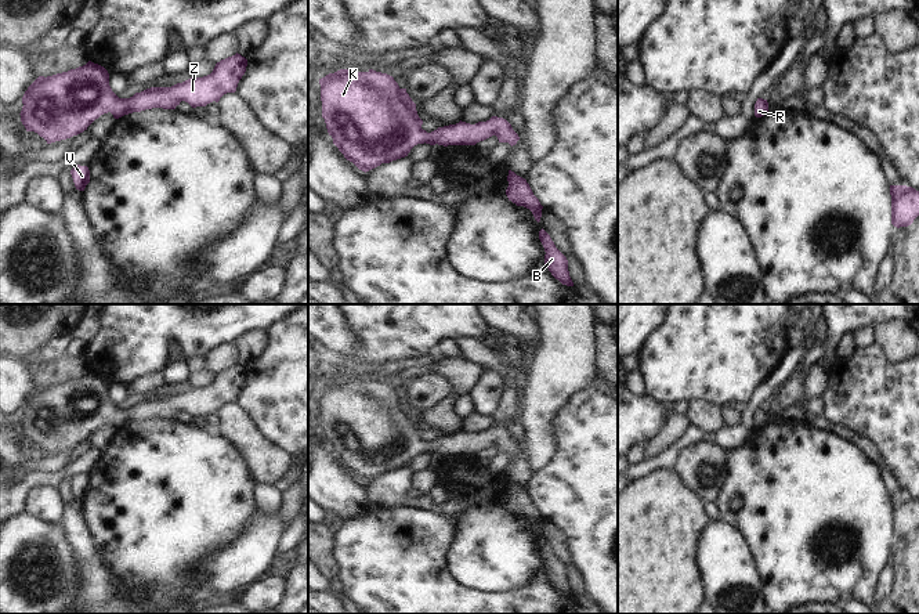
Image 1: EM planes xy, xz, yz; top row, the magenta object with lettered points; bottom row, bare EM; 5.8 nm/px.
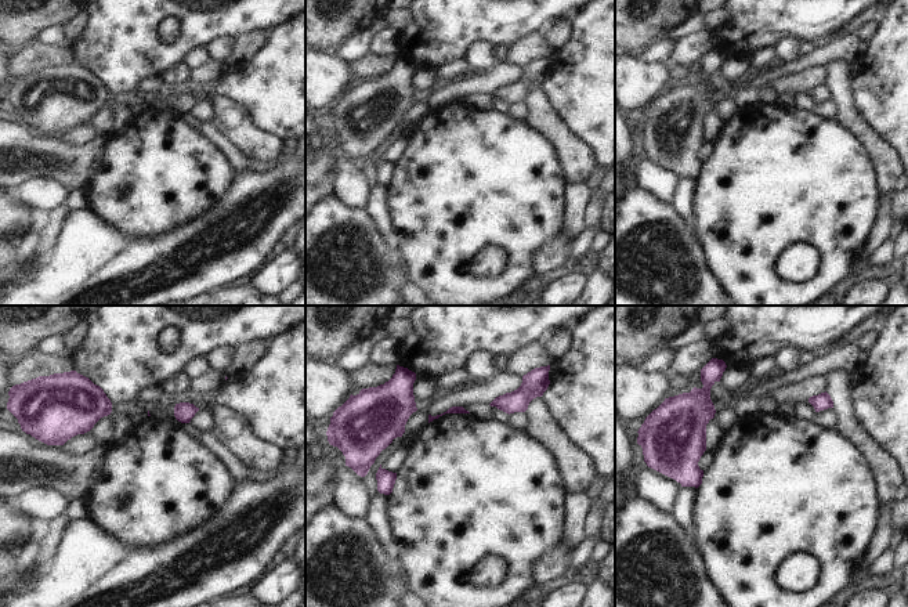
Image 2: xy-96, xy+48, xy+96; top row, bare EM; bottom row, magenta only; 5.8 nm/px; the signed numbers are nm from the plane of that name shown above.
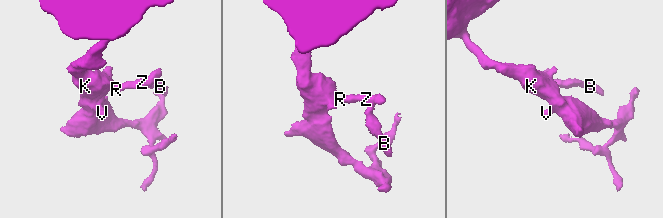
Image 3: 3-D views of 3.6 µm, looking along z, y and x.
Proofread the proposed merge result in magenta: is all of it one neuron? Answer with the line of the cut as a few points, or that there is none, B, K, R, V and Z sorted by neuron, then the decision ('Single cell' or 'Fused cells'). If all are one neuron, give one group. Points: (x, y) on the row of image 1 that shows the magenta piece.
No split. Groups: B K R V Z. Single cell.

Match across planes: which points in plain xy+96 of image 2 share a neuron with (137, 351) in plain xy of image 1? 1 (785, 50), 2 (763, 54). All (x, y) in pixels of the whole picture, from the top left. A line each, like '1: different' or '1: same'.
1: different
2: different

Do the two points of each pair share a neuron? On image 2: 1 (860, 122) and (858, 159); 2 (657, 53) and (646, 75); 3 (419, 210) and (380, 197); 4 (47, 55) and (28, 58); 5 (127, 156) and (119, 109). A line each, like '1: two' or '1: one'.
1: two
2: two
3: two
4: one
5: two

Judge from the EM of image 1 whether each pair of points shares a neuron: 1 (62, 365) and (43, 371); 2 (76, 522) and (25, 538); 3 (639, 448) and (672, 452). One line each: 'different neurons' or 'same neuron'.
1: same neuron
2: different neurons
3: different neurons

